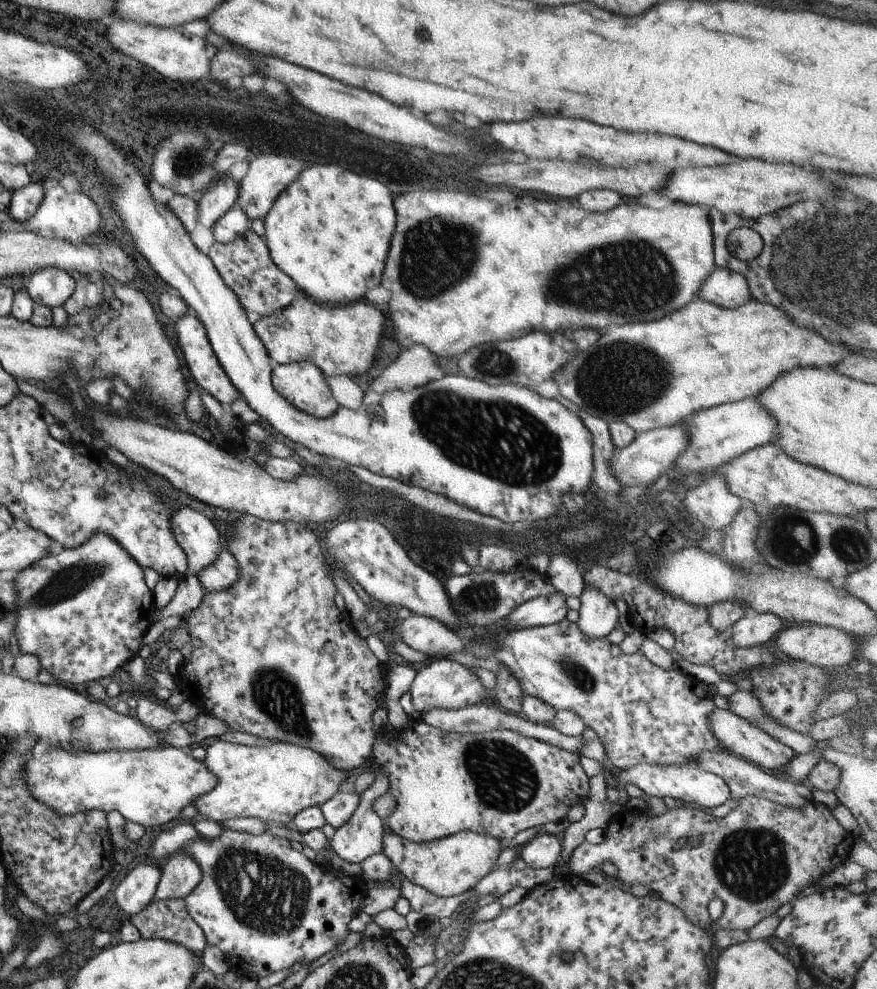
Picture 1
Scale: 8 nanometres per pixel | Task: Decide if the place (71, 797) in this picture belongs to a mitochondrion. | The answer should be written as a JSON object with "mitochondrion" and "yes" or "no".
{"mitochondrion":"no"}

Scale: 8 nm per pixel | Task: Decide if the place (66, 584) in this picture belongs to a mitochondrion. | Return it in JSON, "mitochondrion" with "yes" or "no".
{"mitochondrion":"yes"}

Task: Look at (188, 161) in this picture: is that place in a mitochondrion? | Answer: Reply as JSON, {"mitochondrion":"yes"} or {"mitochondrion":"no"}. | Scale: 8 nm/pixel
{"mitochondrion":"yes"}

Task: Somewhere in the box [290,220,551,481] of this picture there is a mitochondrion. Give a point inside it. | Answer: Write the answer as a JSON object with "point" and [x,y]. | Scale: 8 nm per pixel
{"point":[494,362]}

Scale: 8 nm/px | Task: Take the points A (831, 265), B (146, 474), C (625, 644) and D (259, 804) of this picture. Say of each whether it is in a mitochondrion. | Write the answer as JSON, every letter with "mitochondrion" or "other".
{"A":"mitochondrion","B":"other","C":"other","D":"other"}

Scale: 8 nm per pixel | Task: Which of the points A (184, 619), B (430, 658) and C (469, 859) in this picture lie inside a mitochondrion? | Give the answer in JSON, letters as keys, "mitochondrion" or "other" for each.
{"A":"other","B":"other","C":"other"}

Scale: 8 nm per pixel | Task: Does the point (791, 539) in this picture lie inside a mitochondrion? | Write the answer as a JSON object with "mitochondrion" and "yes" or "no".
{"mitochondrion":"yes"}

